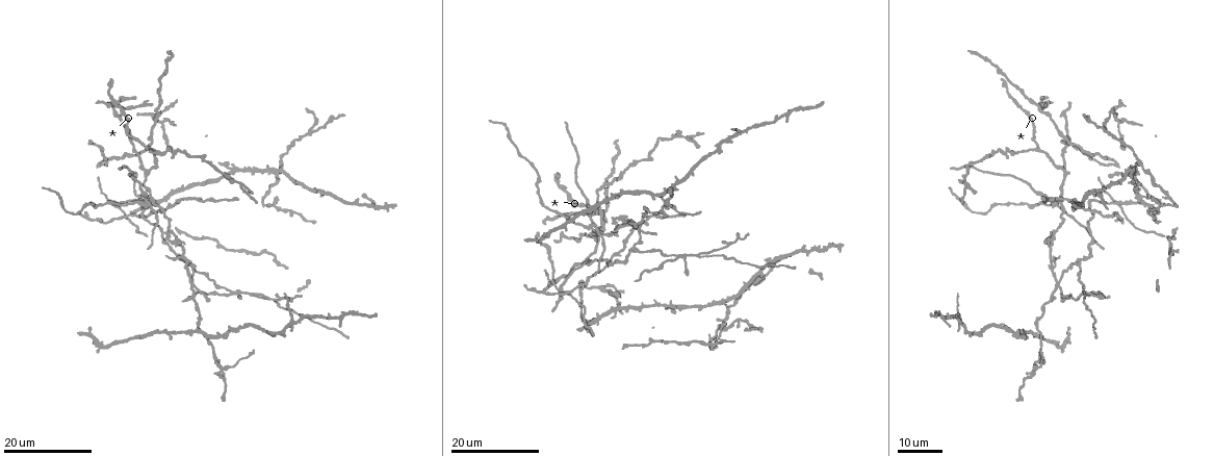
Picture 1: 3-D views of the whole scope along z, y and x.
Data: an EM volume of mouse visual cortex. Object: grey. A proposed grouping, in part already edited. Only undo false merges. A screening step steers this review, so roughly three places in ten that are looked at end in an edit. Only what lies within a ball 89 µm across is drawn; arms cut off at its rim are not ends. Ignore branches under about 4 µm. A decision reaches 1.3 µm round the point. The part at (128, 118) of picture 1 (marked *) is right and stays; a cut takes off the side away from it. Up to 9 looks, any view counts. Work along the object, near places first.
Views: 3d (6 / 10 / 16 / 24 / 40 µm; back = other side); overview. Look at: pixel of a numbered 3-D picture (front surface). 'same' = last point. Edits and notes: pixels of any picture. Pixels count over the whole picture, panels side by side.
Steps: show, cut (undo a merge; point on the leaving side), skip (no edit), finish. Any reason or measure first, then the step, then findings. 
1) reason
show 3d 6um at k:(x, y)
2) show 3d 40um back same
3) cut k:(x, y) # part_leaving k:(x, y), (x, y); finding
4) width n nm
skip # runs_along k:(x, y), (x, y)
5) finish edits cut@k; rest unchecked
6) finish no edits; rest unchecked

branch point
show 3d 16um at 1:(141, 203)

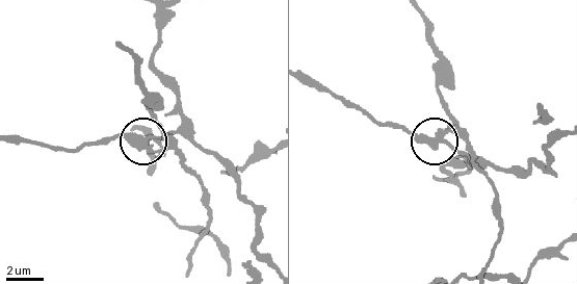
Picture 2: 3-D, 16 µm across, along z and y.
show 3d 6um at 2:(144, 146)

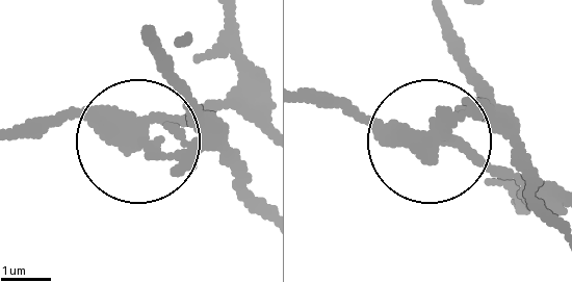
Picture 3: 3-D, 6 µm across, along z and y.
arms 3
cut 3:(177, 94) # two neurons meet here

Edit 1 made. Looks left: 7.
thin arm on a thick one
show 3d 16um at 1:(560, 290)

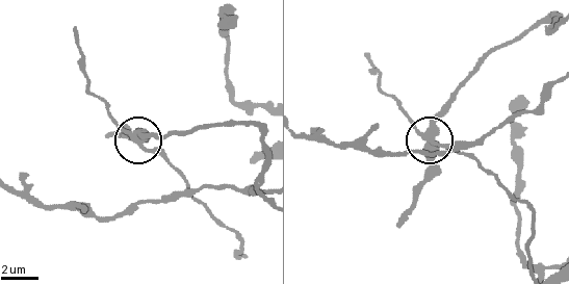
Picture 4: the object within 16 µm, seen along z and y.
show 3d 10um at 4:(423, 135)

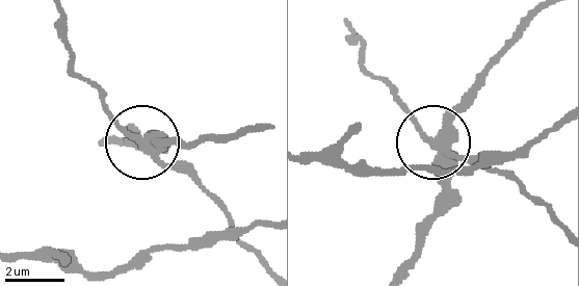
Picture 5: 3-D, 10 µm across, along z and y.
width 360 nm
cut 5:(192, 164) # part_leaving 5:(444, 147), (504, 172), (556, 222); a second neuron is stuck on

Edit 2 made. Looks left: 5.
four-way junction
show 3d 24um at 1:(1060, 283)

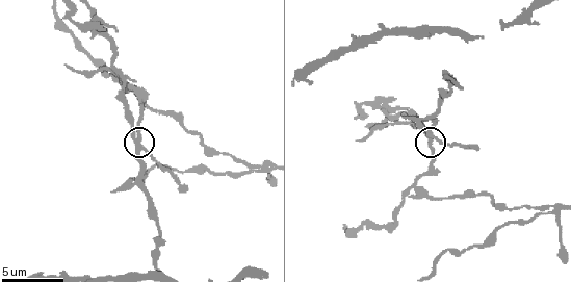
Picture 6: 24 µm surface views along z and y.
show 3d 10um at 6:(141, 141)

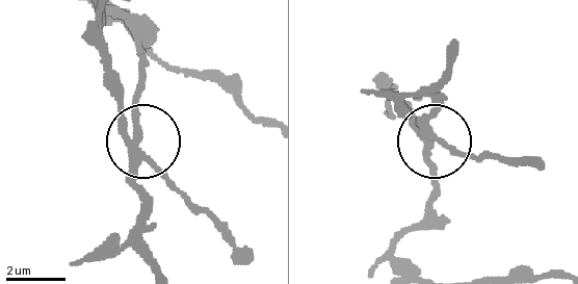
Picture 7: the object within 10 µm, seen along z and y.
width 250 nm
skip # runs_along 7:(98, 16), (98, 46), (135, 139), (142, 55); all the same neuron

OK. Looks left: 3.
show 3d 16um at 6:(424, 195)

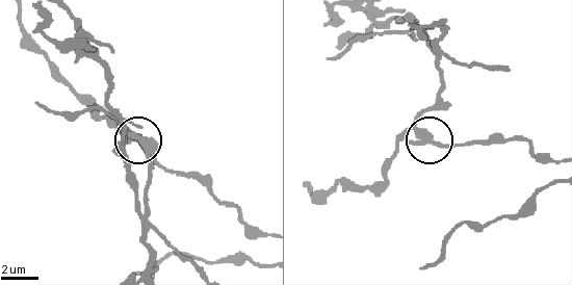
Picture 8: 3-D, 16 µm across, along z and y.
side_arm 46 um
cut 8:(442, 147) # two neurons meet here

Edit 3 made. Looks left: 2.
four-way junction
show 3d 16um at 1:(144, 169)

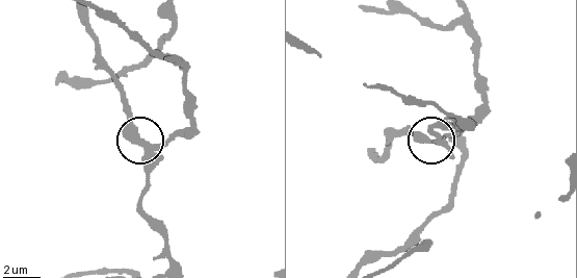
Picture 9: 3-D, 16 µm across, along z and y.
show 3d 10um at 9:(144, 149)

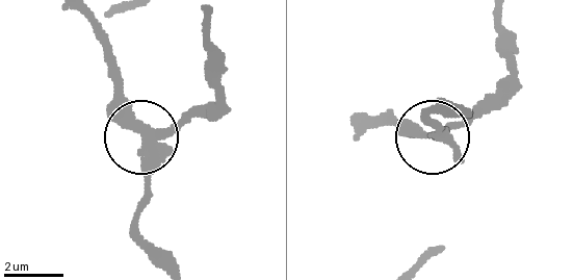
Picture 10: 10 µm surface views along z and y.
arms 4
skip # all the same neuron

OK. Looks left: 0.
finish edits cut@3, cut@5, cut@8; rest unchecked

